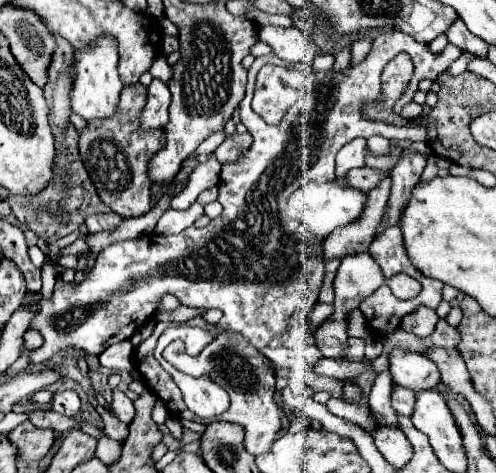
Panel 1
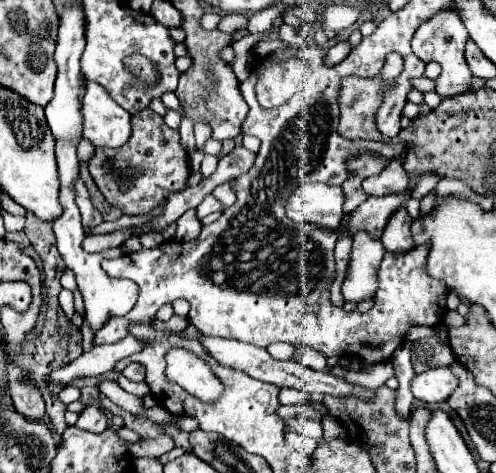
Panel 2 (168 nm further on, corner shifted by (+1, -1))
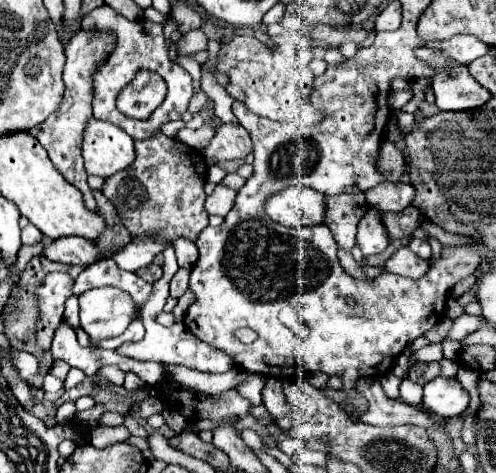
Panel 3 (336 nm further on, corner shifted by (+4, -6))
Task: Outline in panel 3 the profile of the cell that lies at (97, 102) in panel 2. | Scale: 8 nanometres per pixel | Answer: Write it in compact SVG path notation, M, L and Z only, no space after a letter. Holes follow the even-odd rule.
M92 117L84 131L82 155L88 175L108 179L134 163L134 141L120 127Z

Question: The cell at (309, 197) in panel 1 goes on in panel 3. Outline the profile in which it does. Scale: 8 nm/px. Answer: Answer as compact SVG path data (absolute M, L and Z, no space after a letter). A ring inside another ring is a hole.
M286 187L270 195L264 203L270 219L286 227L306 227L324 223L324 195L310 187Z

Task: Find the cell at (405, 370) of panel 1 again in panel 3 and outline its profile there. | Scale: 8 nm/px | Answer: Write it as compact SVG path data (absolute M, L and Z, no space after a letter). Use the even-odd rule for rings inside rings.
M438 377L424 385L424 409L438 417L460 417L470 403L470 395L458 383L458 379Z

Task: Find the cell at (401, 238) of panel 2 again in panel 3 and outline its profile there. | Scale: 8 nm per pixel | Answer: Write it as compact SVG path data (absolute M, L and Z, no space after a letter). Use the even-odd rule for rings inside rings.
M400 247L384 265L386 271L402 275L402 277L410 277L410 279L420 279L422 275L426 275L428 271L428 261L420 259L418 255L414 255L408 247Z

